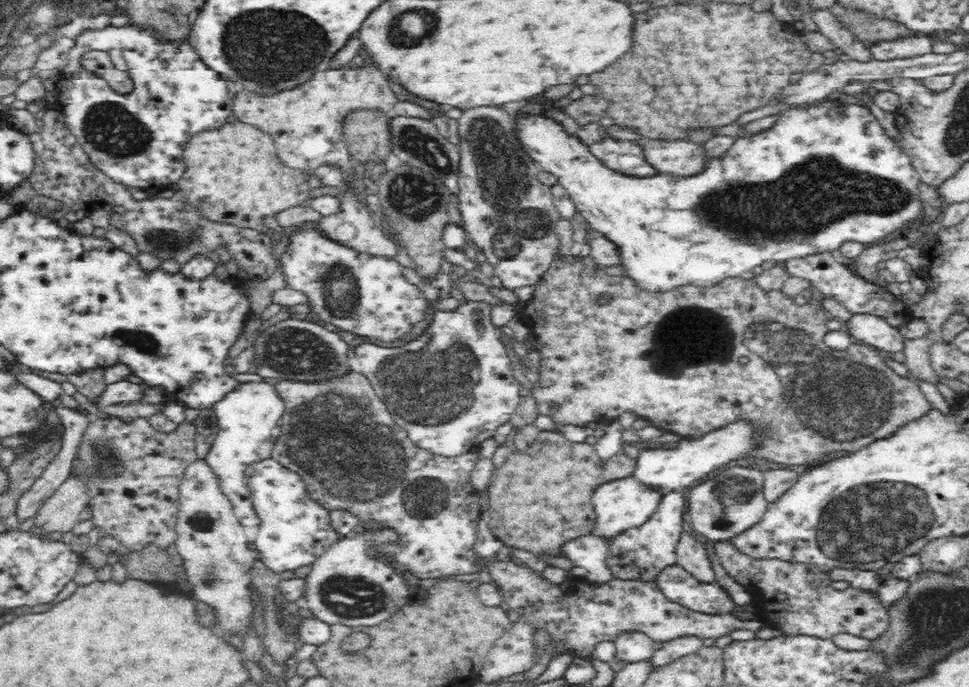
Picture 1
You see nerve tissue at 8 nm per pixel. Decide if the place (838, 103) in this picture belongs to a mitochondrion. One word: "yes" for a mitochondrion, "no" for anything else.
no

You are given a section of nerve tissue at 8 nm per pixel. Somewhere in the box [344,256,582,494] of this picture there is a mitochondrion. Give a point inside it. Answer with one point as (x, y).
(426, 391)

